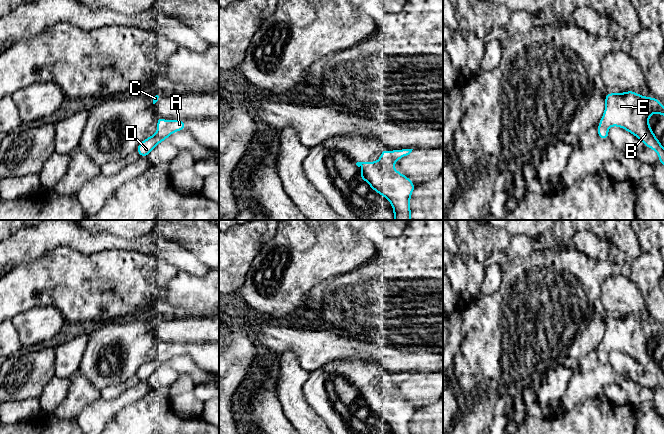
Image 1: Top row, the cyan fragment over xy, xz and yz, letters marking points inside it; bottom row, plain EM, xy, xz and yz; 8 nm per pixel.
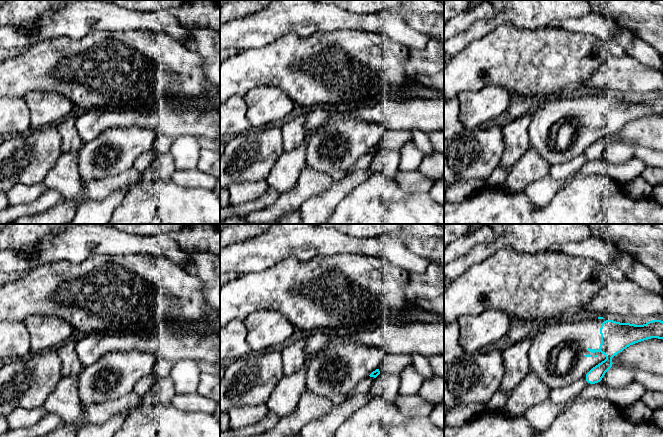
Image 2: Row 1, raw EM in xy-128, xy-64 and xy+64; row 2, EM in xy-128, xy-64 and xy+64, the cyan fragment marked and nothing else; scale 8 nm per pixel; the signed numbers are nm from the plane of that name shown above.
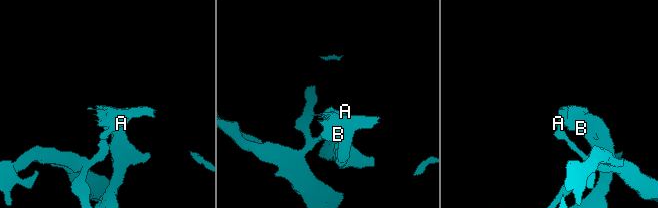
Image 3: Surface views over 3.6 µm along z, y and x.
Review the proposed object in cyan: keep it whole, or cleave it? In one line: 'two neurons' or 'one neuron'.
two neurons

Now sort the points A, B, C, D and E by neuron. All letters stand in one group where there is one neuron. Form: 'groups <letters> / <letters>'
groups A D / B C E

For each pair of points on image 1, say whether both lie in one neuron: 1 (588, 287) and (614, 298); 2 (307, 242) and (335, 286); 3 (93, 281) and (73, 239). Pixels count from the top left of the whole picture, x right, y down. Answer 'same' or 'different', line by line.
1: different
2: different
3: different

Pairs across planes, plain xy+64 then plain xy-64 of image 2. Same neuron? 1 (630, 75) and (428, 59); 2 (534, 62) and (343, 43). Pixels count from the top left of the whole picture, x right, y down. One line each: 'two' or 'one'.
1: one
2: one

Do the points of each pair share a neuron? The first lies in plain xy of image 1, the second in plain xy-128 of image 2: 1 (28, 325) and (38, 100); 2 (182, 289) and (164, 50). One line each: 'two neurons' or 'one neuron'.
1: one neuron
2: two neurons

